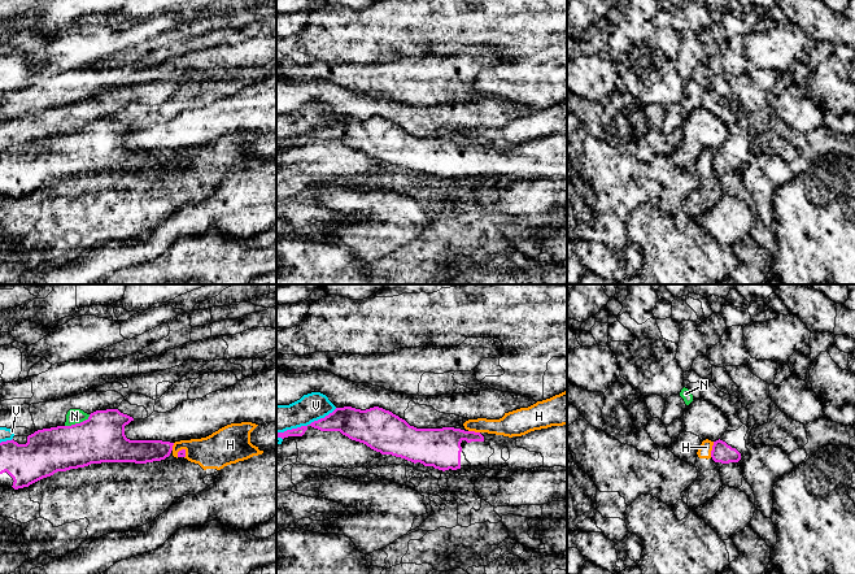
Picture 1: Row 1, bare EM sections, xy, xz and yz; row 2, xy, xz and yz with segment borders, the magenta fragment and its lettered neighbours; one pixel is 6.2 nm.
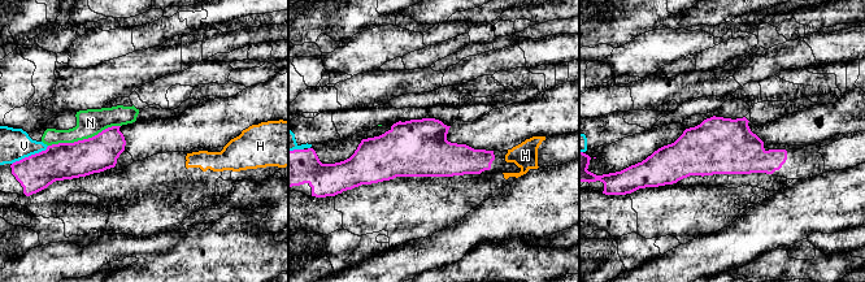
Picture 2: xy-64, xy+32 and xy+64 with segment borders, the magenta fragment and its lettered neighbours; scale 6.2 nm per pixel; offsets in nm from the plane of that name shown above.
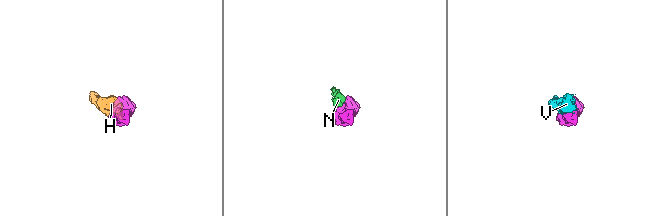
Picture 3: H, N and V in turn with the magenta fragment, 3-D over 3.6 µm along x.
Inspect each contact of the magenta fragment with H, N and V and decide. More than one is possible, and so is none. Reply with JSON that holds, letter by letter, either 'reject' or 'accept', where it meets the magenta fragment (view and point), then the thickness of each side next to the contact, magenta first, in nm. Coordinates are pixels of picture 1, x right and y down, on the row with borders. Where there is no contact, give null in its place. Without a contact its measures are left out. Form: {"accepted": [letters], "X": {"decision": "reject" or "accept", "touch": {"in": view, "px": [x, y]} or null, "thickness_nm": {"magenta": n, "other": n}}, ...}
{"accepted": [], "H": {"decision": "reject", "touch": {"in": "yz", "px": [712, 449]}, "thickness_nm": {"magenta": 120, "other": 80}}, "N": {"decision": "reject", "touch": {"in": "xy", "px": [77, 424]}, "thickness_nm": {"magenta": 300, "other": 100}}, "V": {"decision": "reject", "touch": {"in": "xz", "px": [308, 425]}, "thickness_nm": {"magenta": 170, "other": 180}}}

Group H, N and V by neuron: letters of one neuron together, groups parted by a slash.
H / N V

